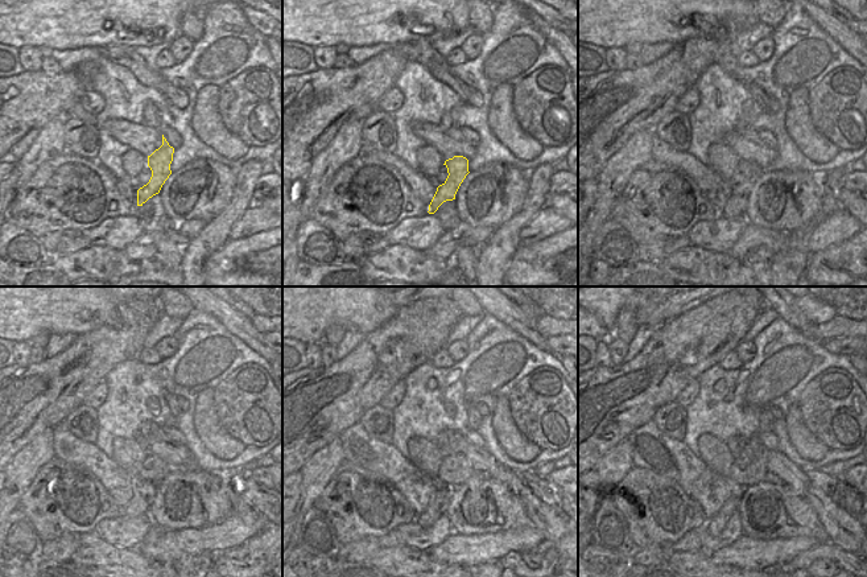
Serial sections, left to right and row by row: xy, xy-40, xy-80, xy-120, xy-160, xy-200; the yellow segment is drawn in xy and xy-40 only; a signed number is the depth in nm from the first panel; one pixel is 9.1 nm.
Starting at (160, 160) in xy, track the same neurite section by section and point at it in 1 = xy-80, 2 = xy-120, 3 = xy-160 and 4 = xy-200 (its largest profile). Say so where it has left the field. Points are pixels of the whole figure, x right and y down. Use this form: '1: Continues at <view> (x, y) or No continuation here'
1: Continues at xy-80 (734, 209)
2: Continues at xy-120 (143, 498)
3: Continues at xy-160 (437, 507)
4: Continues at xy-200 (718, 522)

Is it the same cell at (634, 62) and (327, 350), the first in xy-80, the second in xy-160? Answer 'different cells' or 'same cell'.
same cell

